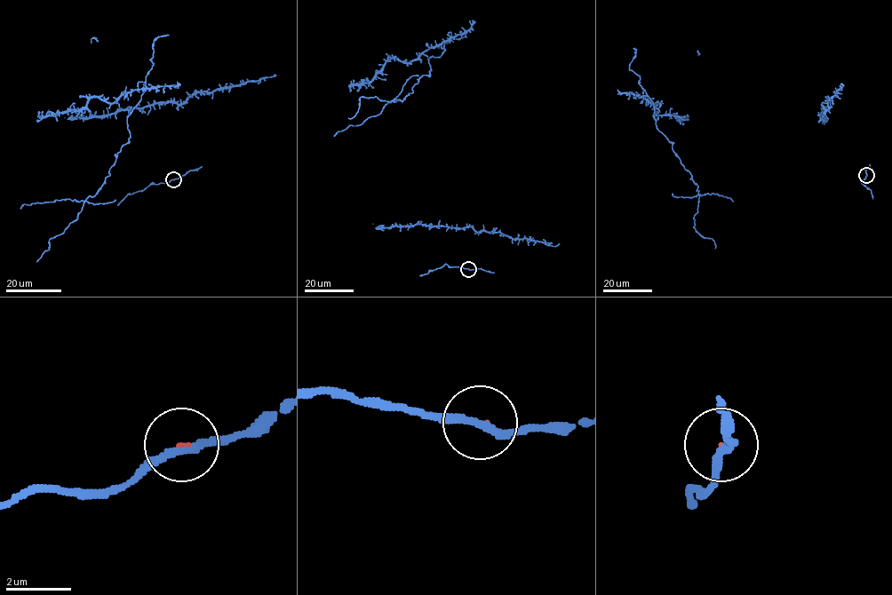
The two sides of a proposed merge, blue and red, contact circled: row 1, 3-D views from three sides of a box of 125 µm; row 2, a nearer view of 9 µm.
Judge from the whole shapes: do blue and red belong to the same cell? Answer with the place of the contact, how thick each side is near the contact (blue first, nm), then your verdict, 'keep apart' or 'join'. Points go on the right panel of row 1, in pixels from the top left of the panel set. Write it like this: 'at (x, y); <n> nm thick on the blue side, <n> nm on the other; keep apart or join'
at (866, 175); 240 nm thick on the blue side, 60 nm on the other; keep apart

